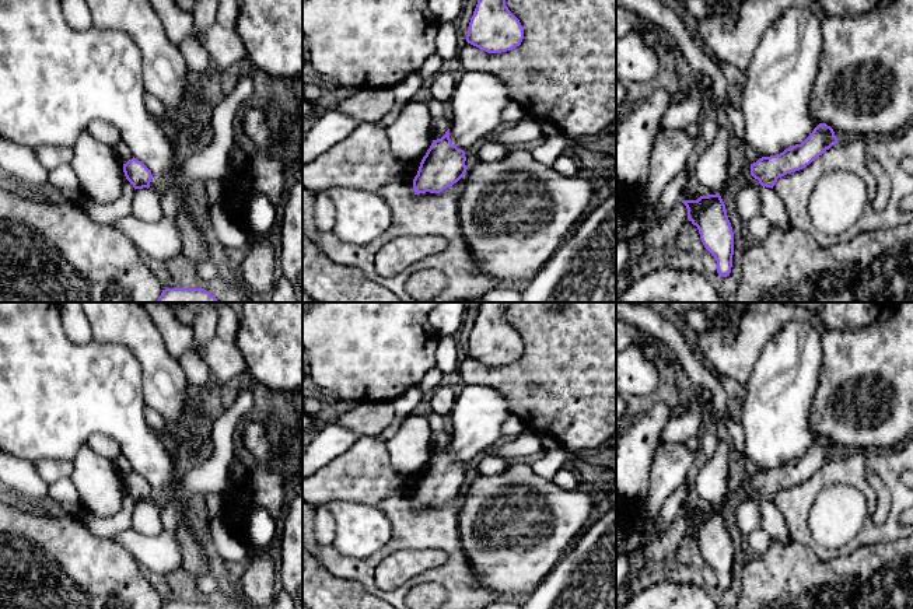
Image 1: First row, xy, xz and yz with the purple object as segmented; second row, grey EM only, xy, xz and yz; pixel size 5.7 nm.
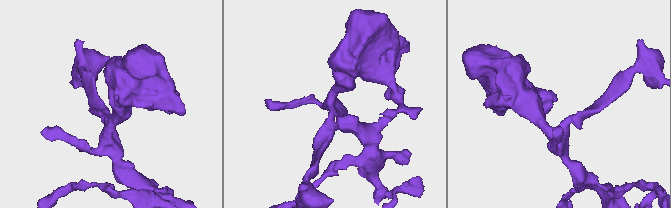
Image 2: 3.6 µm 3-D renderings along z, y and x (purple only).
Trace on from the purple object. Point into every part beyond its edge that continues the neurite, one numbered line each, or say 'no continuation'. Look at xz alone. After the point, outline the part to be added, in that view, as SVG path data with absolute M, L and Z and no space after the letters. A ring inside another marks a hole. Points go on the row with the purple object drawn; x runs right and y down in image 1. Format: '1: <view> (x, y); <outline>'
no continuation

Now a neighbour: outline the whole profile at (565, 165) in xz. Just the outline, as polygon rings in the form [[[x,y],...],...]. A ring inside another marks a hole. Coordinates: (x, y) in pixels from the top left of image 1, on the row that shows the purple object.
[[[562,155],[556,160],[552,168],[562,176],[576,176],[581,172],[569,155]]]

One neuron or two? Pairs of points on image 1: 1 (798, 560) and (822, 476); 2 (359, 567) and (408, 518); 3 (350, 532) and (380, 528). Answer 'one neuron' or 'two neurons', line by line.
1: two neurons
2: one neuron
3: one neuron

